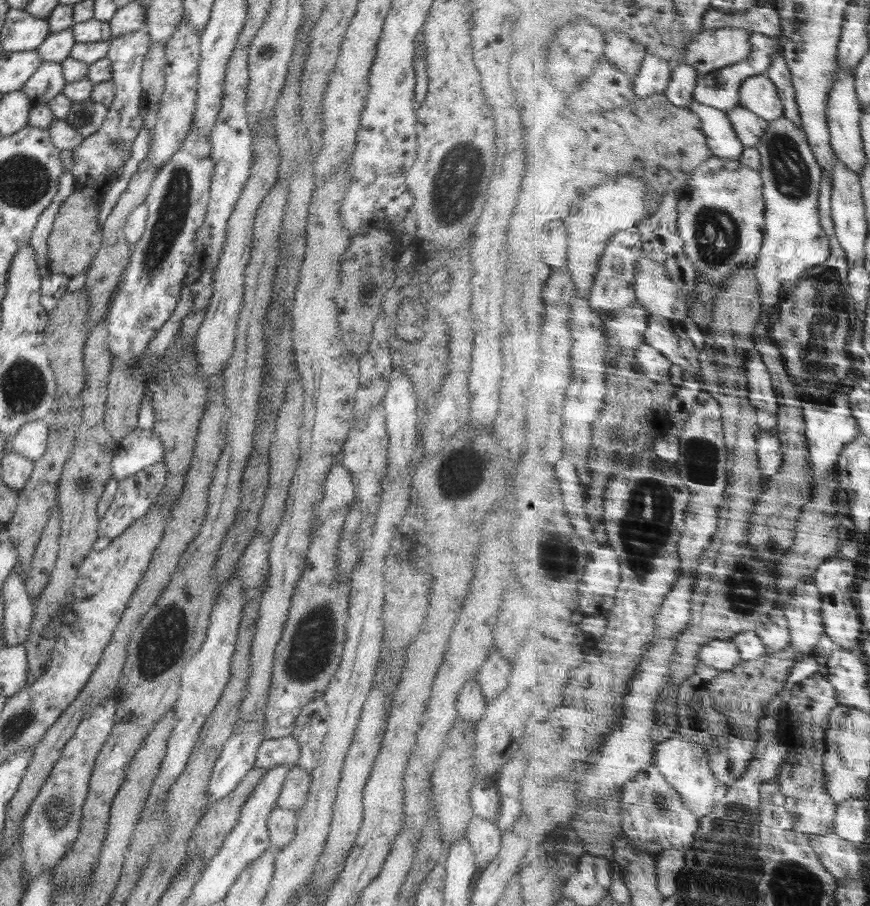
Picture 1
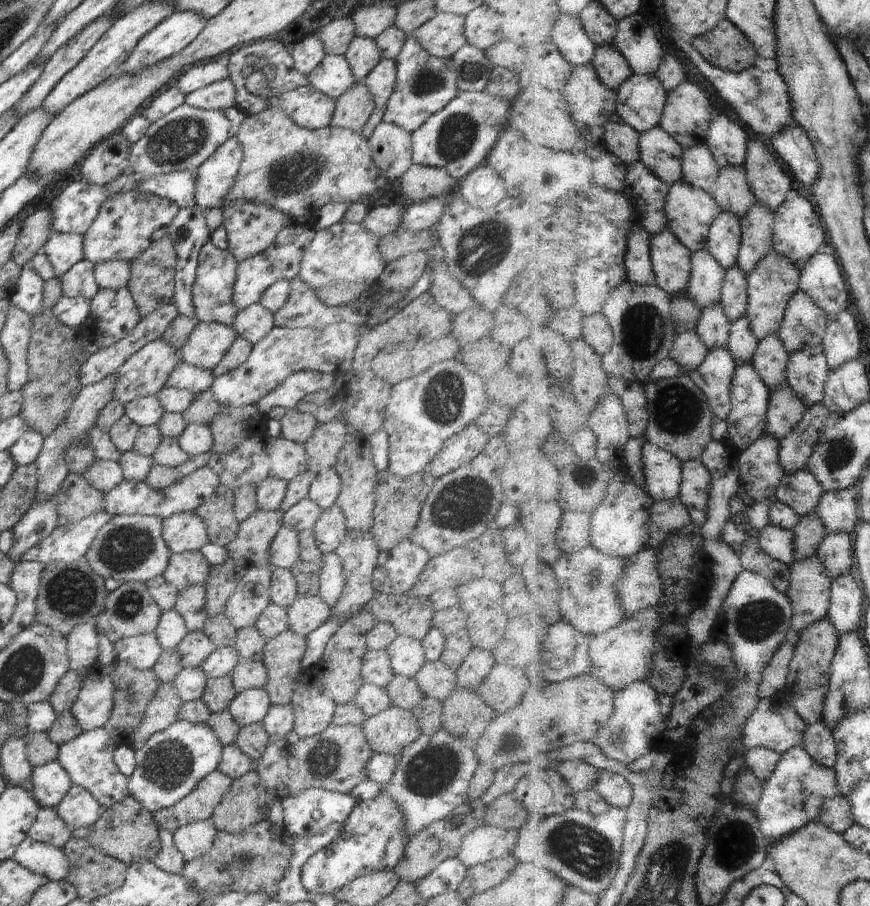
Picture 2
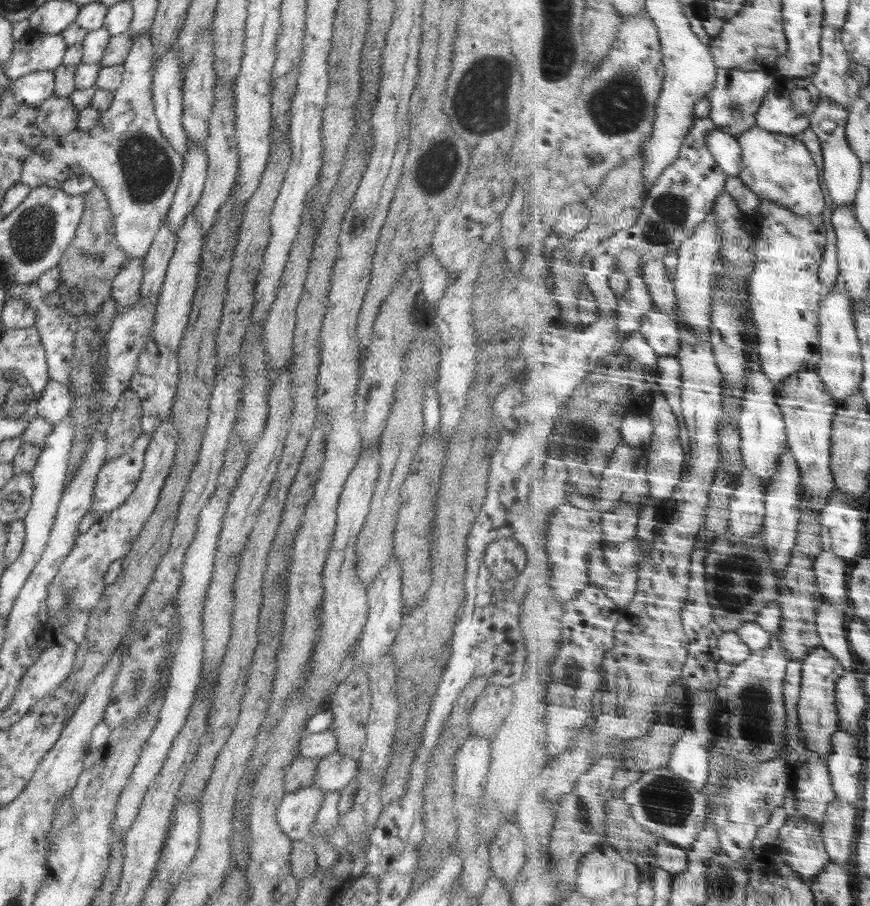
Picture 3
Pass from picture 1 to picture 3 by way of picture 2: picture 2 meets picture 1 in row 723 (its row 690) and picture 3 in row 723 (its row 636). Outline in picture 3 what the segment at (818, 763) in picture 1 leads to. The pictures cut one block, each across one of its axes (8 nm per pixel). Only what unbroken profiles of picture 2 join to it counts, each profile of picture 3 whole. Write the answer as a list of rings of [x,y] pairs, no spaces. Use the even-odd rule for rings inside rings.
[[[815,648],[804,660],[803,694],[799,704],[799,720],[806,746],[830,760],[835,753],[835,735],[841,730],[839,700],[837,699],[839,681],[847,670],[839,658],[827,648]]]

